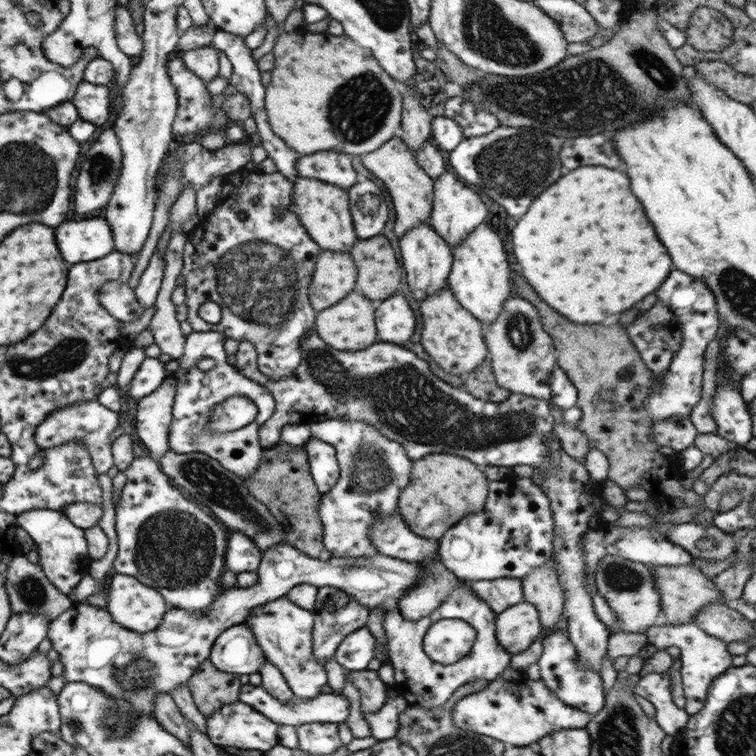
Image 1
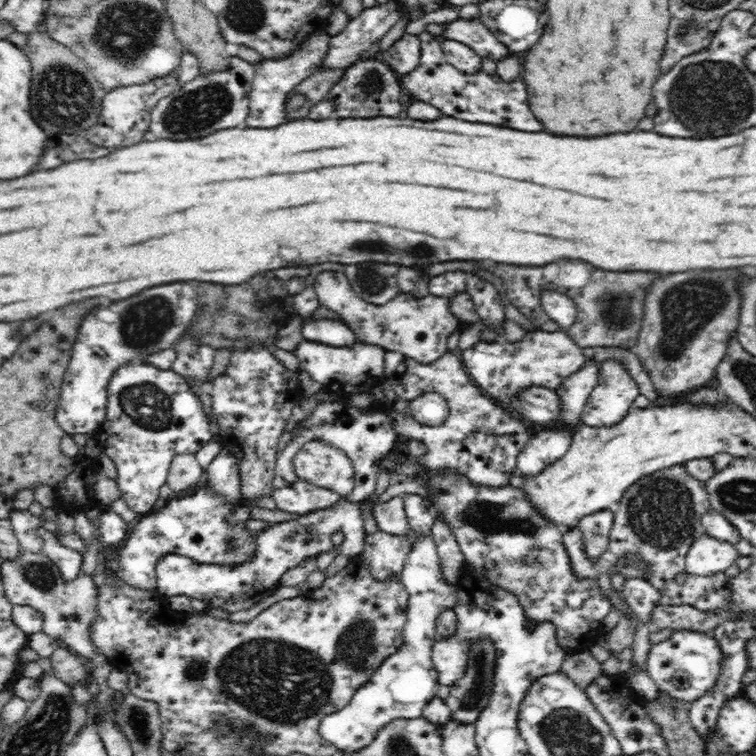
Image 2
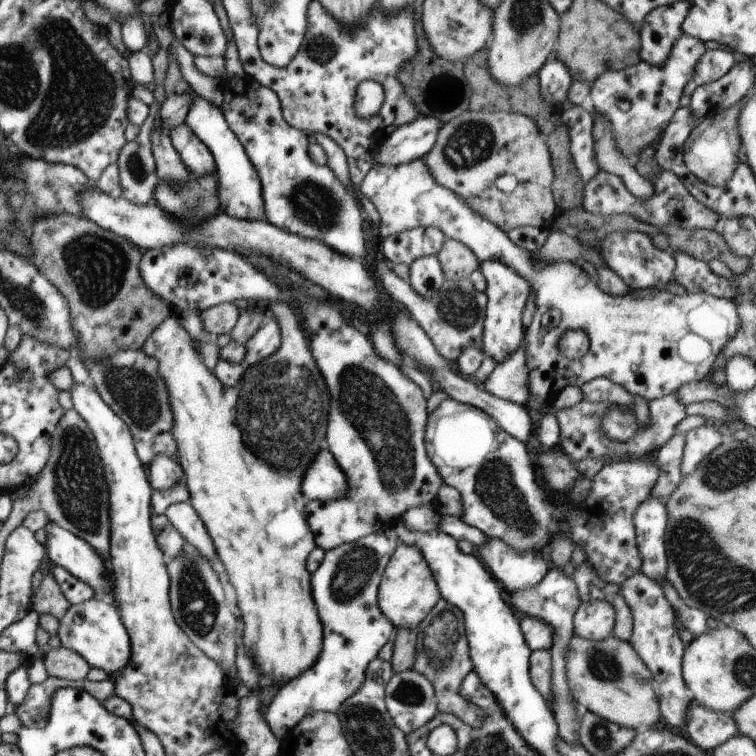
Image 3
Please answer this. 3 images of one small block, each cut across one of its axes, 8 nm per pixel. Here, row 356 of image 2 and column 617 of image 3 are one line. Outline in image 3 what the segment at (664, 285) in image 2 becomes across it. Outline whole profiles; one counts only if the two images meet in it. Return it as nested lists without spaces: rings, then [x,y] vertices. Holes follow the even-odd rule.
[[[573,634],[565,654],[565,678],[575,704],[581,704],[579,708],[611,720],[623,728],[639,732],[651,728],[661,716],[647,666],[641,662],[629,642],[623,642],[613,634],[601,642],[591,642]]]

